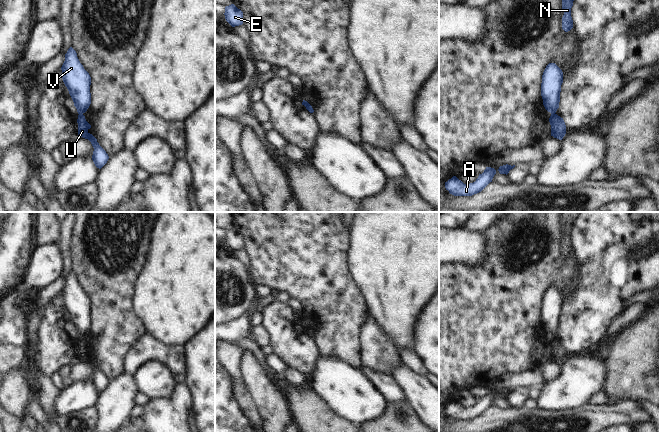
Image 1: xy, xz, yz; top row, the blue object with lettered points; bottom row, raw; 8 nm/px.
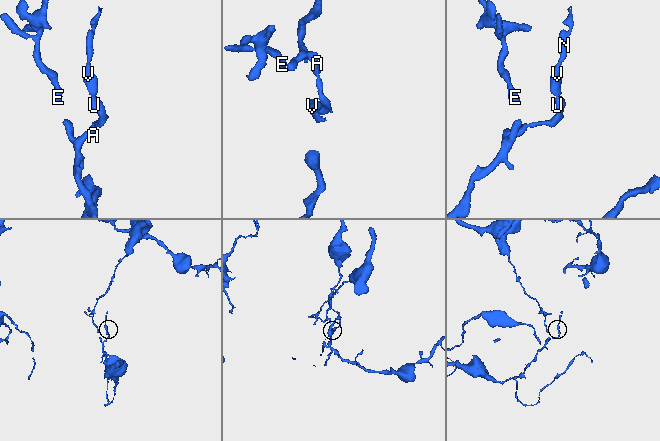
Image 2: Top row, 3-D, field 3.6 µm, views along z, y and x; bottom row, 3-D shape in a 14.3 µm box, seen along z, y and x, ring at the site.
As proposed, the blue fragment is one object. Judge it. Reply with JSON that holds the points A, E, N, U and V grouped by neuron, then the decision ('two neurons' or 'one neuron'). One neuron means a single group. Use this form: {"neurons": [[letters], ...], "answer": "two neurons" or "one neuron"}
{"neurons": [["A", "E", "U"], ["N", "V"]], "answer": "two neurons"}

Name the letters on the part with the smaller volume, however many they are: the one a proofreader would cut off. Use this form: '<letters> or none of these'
N, V

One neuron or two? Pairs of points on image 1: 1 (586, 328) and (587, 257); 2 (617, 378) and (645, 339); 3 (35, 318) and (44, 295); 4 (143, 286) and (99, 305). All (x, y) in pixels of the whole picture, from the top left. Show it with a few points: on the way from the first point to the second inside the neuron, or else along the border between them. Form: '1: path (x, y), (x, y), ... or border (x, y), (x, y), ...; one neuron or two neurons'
1: path (587, 310), (587, 275); one neuron
2: path (627, 368), (633, 362), (636, 353), (640, 349); one neuron
3: path (38, 312), (41, 301); one neuron
4: border (143, 267), (137, 277), (133, 294), (135, 313); two neurons

